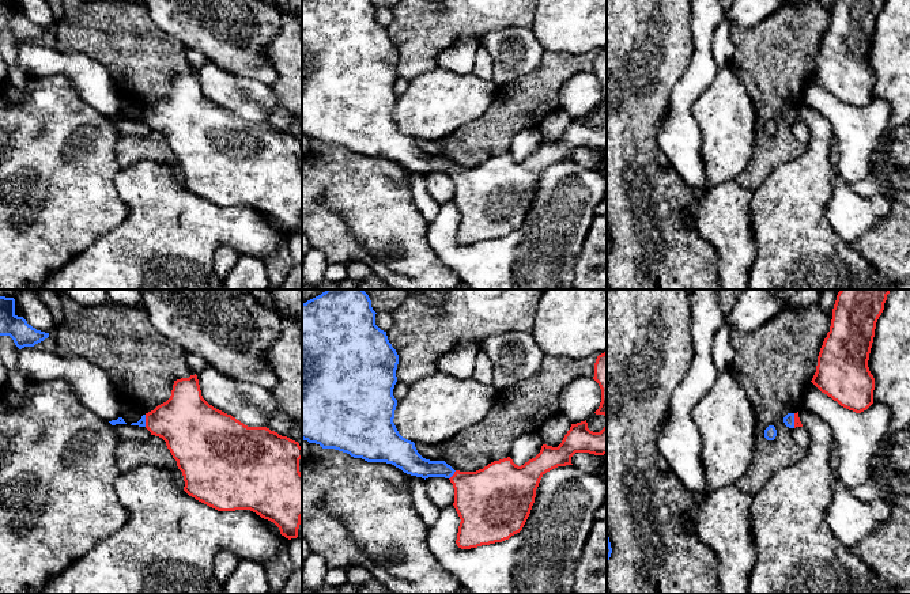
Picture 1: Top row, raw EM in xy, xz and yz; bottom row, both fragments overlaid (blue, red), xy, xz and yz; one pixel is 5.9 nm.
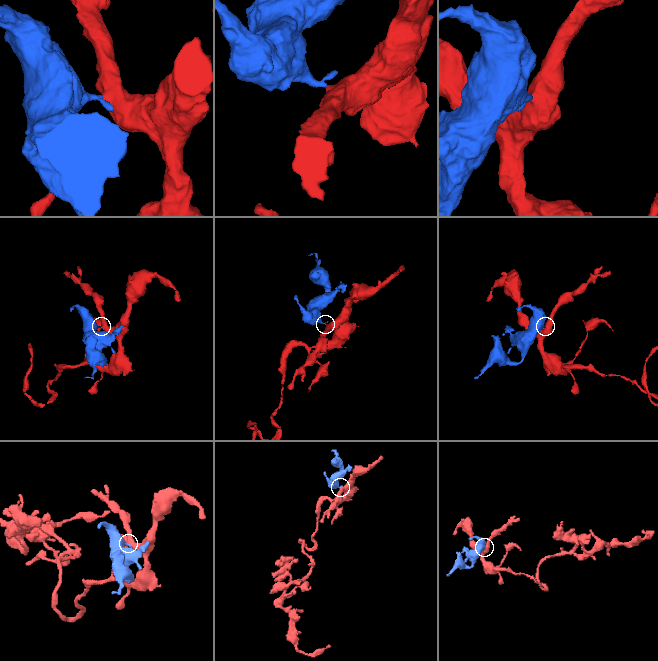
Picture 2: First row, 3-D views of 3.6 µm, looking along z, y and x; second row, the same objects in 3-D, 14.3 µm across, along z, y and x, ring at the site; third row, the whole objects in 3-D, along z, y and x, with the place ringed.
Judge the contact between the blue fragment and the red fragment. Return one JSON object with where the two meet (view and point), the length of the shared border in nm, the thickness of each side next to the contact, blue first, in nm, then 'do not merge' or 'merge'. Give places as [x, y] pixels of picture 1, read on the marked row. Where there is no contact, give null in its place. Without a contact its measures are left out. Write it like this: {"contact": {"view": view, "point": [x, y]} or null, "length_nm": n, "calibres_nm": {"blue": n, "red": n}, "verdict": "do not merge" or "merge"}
{"contact": {"view": "xz", "point": [453, 473]}, "length_nm": 70, "calibres_nm": {"blue": 140, "red": 380}, "verdict": "merge"}

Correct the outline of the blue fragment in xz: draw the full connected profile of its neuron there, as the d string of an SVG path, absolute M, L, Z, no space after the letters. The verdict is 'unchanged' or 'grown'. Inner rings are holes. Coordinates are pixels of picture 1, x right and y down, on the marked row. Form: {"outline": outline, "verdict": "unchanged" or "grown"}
{"outline": "M326 290L302 303L302 439L367 462L392 464L424 480L449 478L454 488L453 506L461 519L456 540L458 548L502 542L520 533L547 472L573 465L575 453L607 454L607 424L600 432L593 432L585 420L571 424L558 447L543 444L540 453L521 466L507 457L476 472L460 472L445 461L423 458L393 423L399 355L386 332L375 325L375 314L363 290Z", "verdict": "grown"}

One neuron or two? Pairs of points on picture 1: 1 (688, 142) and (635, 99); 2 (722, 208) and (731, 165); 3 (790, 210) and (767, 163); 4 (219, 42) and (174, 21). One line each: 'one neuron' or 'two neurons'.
1: two neurons
2: two neurons
3: two neurons
4: one neuron

